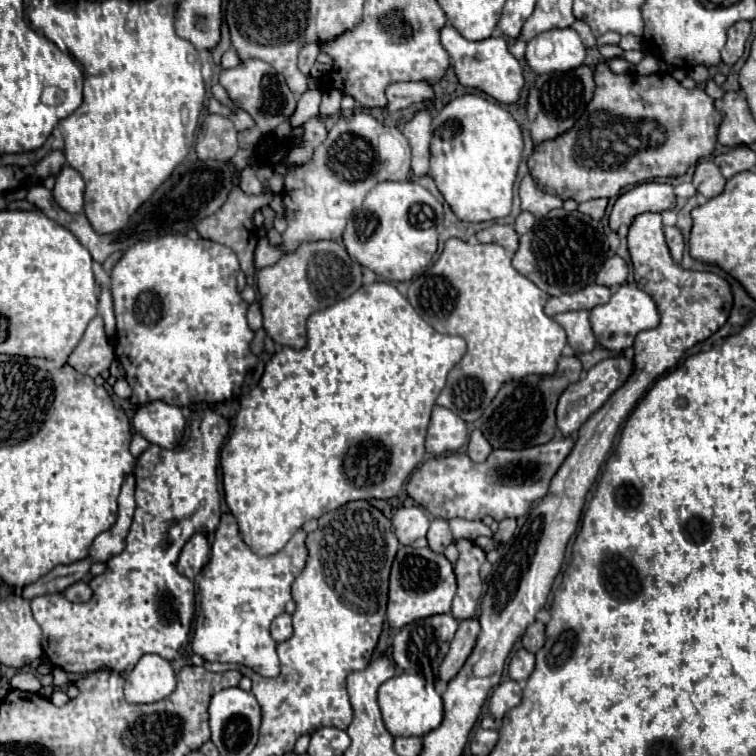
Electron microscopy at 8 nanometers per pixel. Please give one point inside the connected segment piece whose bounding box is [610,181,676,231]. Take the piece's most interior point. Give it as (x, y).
(658, 197)

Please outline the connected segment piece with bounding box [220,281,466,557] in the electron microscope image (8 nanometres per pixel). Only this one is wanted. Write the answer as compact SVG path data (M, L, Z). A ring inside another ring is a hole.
M376 281L372 285L362 285L356 293L350 297L334 303L332 307L326 307L322 311L316 311L308 317L308 345L300 351L294 349L280 349L272 355L272 359L264 367L264 375L260 383L240 401L240 409L236 413L236 425L234 433L230 435L228 443L220 451L220 465L222 465L222 483L224 483L224 499L228 509L234 513L240 535L260 557L272 555L280 551L286 541L294 535L296 529L302 527L304 521L316 519L328 511L338 509L340 505L346 505L348 501L358 499L390 499L398 495L402 489L406 477L412 473L412 469L424 459L424 437L430 423L430 411L434 407L436 397L444 389L448 371L464 357L466 353L466 341L462 337L442 335L434 331L408 303L404 295L398 293L398 289L386 281Z

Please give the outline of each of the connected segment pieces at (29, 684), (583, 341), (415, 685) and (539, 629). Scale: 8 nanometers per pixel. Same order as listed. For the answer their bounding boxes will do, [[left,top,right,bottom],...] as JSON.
[[10,673,42,693],[554,311,596,353],[378,673,442,737],[522,621,544,653]]

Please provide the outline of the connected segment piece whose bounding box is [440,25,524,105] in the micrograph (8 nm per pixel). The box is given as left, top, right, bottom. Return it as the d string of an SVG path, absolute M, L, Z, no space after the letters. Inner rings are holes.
M444 25L440 29L440 43L448 51L454 73L464 87L480 89L486 95L490 95L496 101L506 103L506 105L518 101L520 89L524 85L524 75L522 75L520 63L510 55L508 43L504 37L488 37L482 41L468 41L452 25Z

